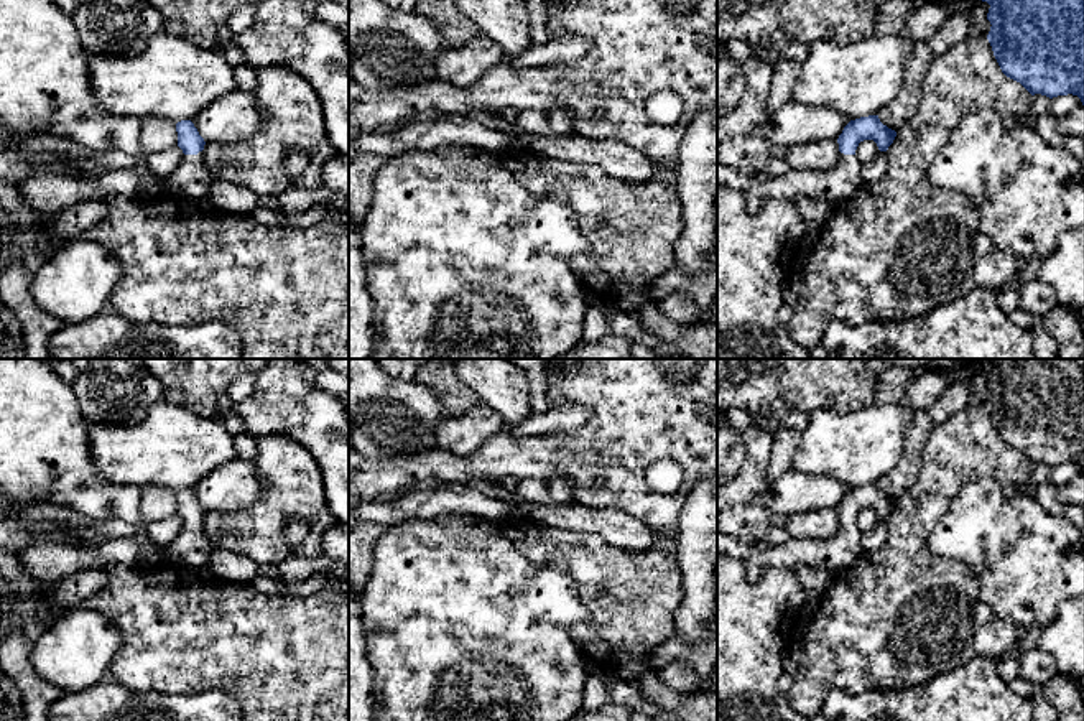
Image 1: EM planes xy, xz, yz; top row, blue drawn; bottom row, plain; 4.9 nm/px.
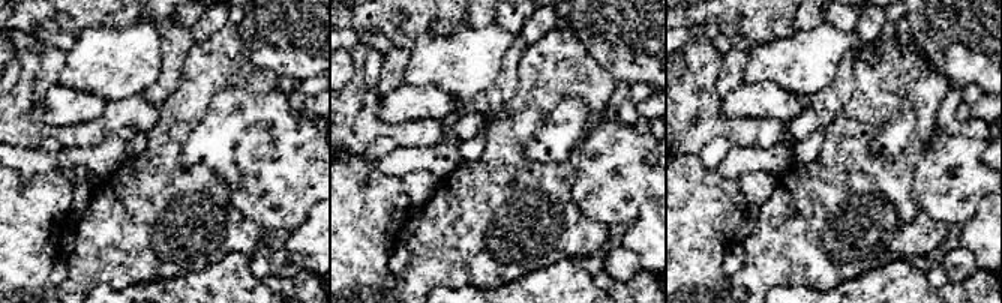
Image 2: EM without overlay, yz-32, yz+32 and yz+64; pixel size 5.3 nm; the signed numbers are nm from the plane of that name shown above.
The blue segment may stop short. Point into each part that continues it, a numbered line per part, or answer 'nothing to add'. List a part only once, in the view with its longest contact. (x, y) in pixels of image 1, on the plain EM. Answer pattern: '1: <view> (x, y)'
1: xy (191, 547)

